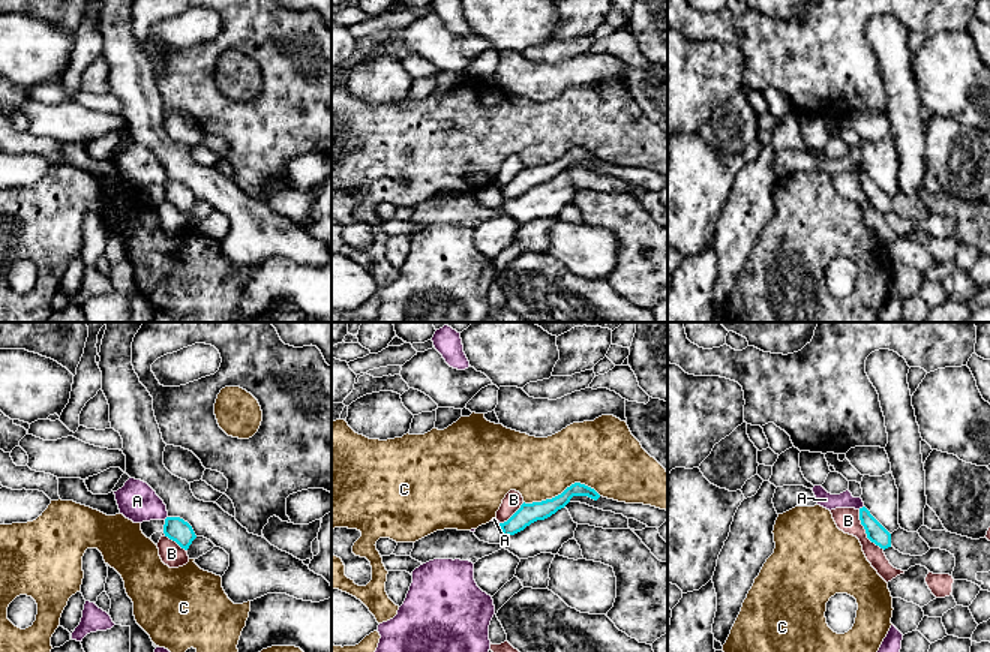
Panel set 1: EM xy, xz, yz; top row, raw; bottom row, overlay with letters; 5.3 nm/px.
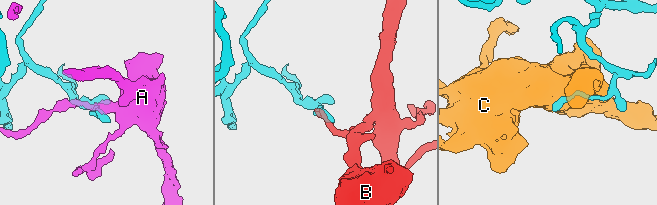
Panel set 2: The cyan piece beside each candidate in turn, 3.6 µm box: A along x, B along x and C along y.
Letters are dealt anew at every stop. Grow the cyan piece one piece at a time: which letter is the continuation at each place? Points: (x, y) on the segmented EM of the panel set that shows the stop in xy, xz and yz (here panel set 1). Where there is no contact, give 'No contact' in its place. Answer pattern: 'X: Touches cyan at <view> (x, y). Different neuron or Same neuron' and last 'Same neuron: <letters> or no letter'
A: Touches cyan at yz (860, 508). Different neuron
B: Touches cyan at yz (866, 532). Different neuron
C: Touches cyan at xz (563, 492). Different neuron
Same neuron: no letter

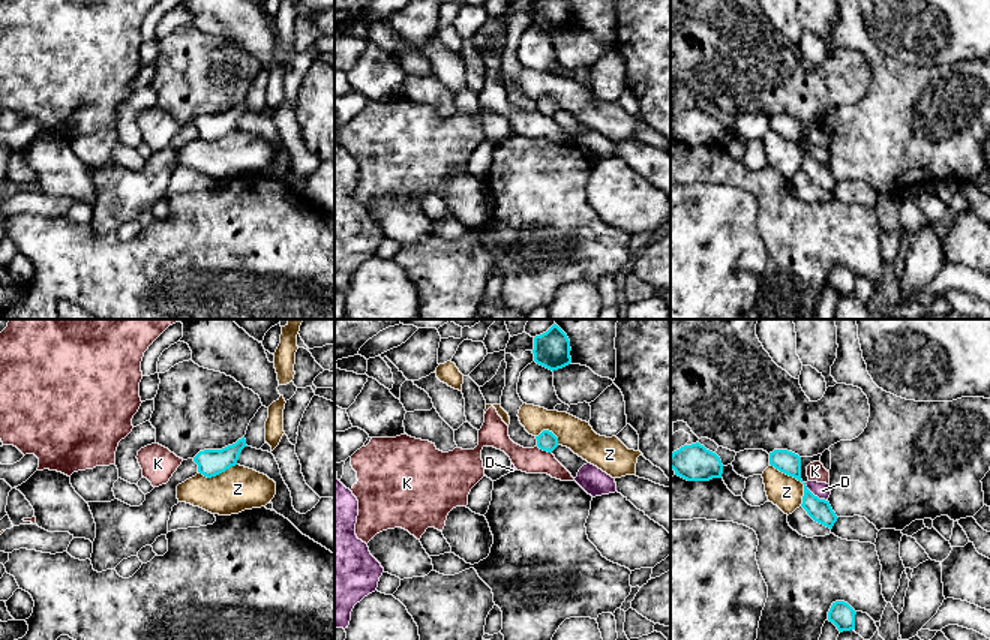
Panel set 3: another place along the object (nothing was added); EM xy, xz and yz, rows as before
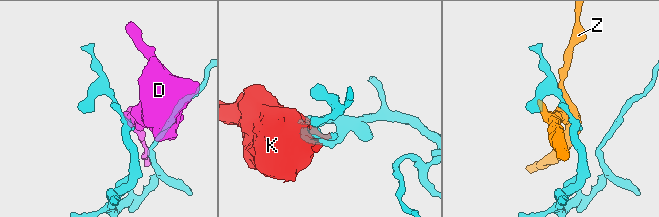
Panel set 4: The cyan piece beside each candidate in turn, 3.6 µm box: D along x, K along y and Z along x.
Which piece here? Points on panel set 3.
D: Touches cyan at yz (813, 495). Different neuron
K: Touches cyan at xz (545, 450). Different neuron
Z: Touches cyan at yz (797, 478). Different neuron
Same neuron: no letter

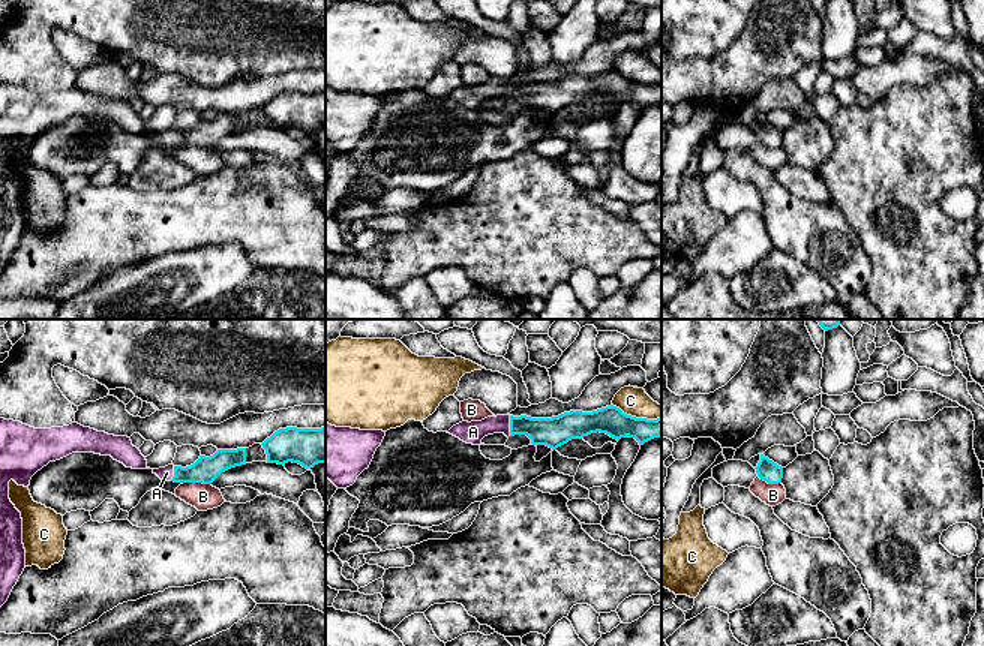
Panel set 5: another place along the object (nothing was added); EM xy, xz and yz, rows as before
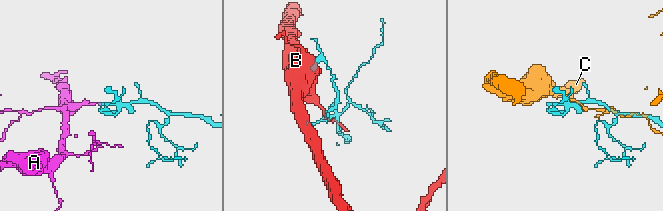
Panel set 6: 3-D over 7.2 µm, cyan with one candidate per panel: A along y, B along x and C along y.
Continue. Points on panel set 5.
A: Touches cyan at xz (510, 426). Same neuron
B: Touches cyan at xy (197, 481). Different neuron
C: Touches cyan at xz (635, 417). Different neuron
Same neuron: A

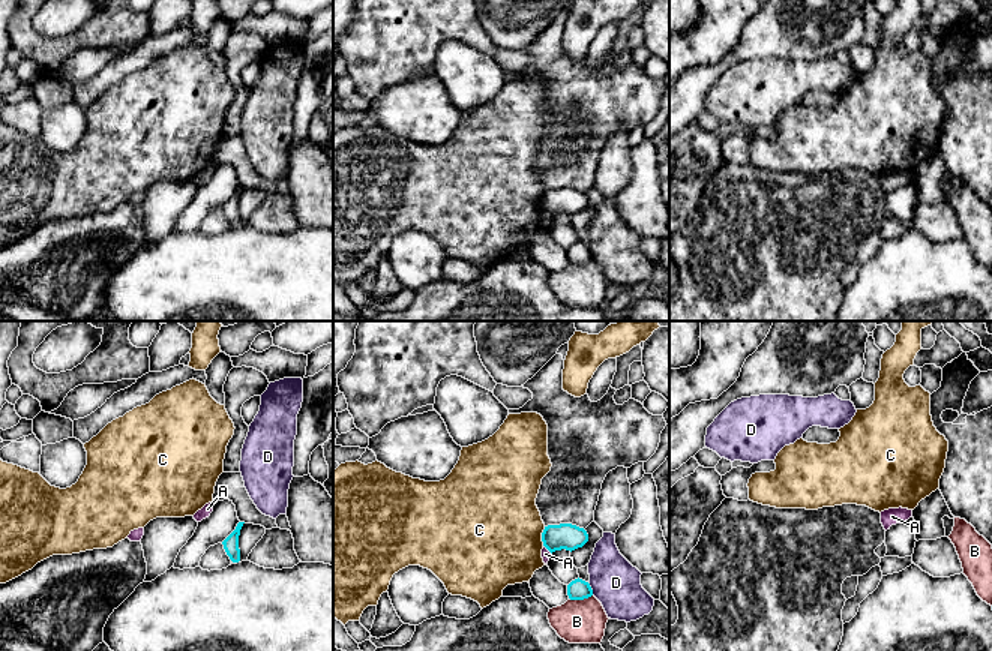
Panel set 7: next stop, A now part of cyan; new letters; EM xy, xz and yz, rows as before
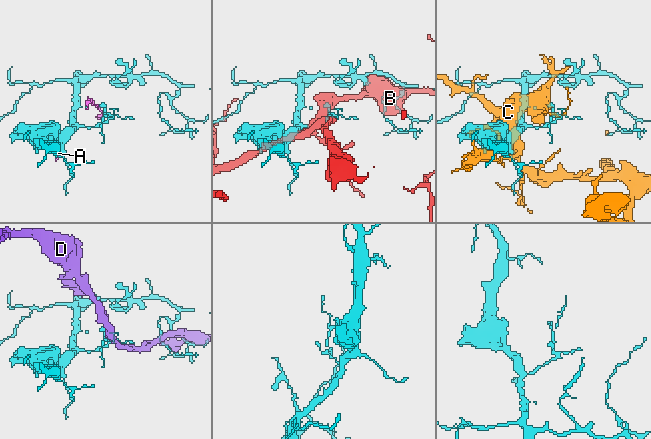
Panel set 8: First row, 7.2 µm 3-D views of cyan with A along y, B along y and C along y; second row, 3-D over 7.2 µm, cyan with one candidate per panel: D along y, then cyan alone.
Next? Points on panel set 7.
A: Touches cyan at xz (548, 549). Different neuron
B: Touches cyan at xz (581, 599). Different neuron
C: Touches cyan at xz (542, 536). Different neuron
D: Touches cyan at xz (592, 590). Different neuron
Same neuron: no letter

